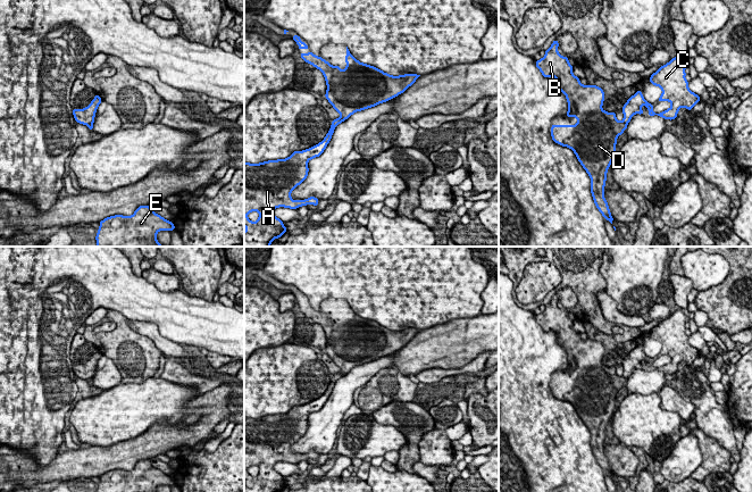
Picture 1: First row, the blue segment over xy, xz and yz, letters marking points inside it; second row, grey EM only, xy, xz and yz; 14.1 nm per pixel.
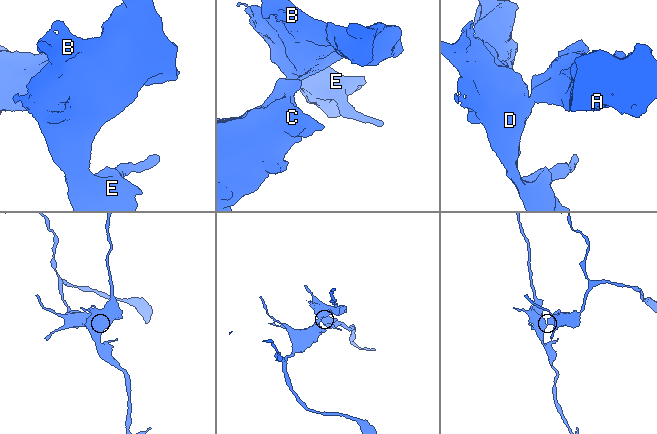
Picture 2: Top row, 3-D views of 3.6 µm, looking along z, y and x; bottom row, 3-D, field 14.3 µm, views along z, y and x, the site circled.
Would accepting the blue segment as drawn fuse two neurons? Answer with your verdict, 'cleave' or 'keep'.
cleave

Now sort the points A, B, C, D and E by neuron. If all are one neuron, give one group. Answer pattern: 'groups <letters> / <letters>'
groups A C / B D E

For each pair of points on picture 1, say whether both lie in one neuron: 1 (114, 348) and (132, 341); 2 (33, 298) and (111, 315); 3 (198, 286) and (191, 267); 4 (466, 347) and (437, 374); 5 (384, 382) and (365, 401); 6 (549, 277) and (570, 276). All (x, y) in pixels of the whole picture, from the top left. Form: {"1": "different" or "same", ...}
{"1": "same", "2": "different", "3": "same", "4": "different", "5": "same", "6": "different"}

